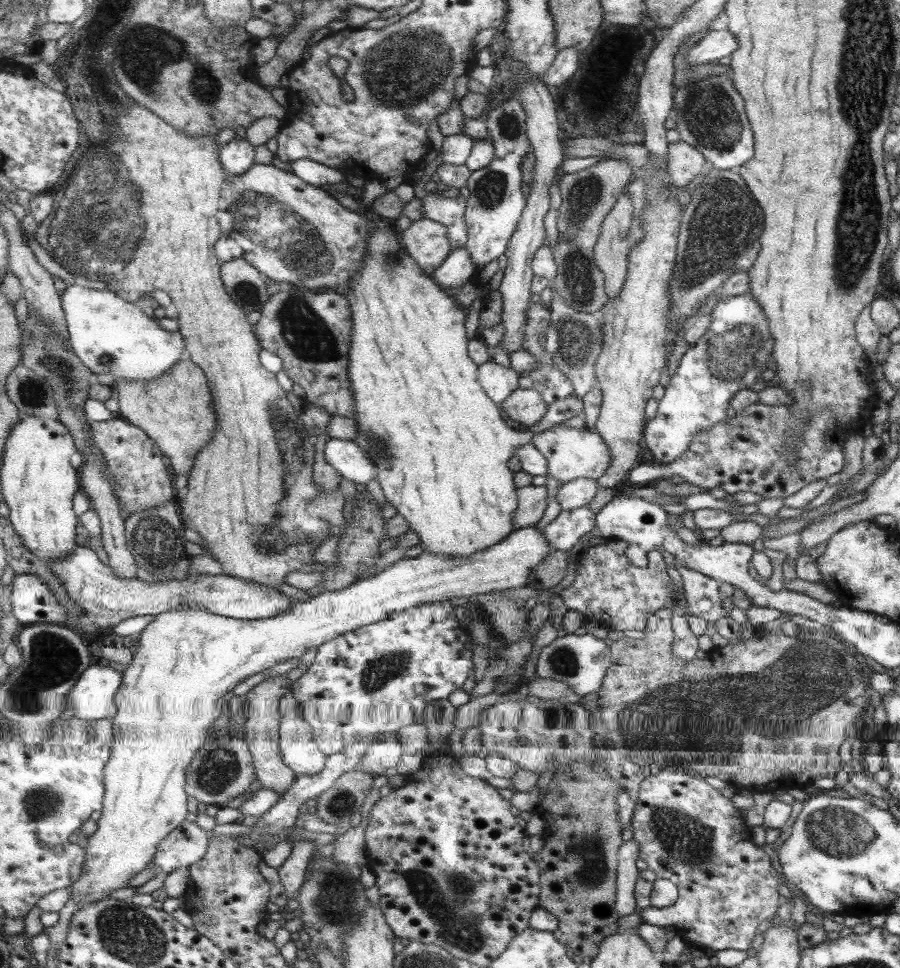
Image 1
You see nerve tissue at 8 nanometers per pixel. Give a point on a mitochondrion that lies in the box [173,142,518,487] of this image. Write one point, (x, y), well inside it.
(275, 229)

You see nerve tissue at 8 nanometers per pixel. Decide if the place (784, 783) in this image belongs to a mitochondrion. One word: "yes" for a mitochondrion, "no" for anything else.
no

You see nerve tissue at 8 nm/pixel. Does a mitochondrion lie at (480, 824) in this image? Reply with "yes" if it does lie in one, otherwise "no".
no

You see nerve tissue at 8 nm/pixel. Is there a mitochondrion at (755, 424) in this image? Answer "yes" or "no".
no

